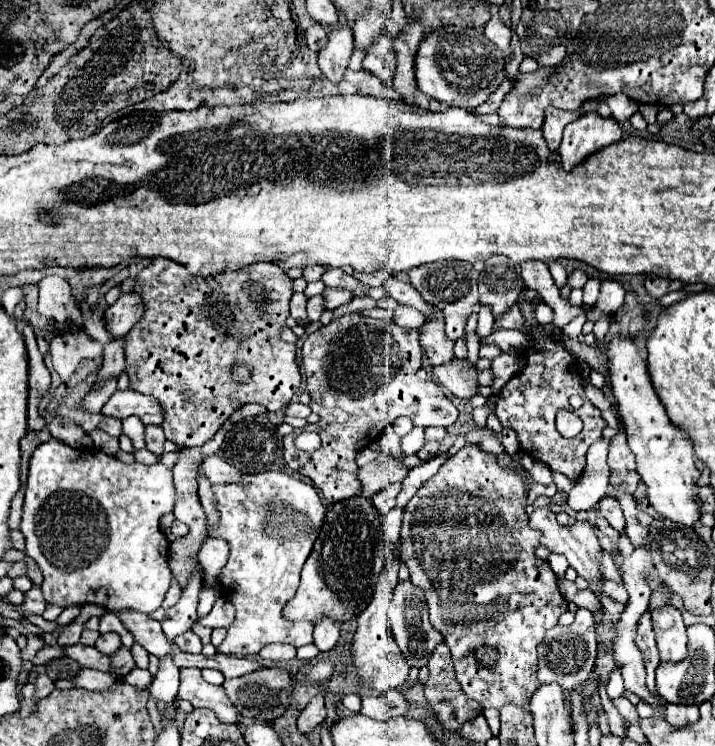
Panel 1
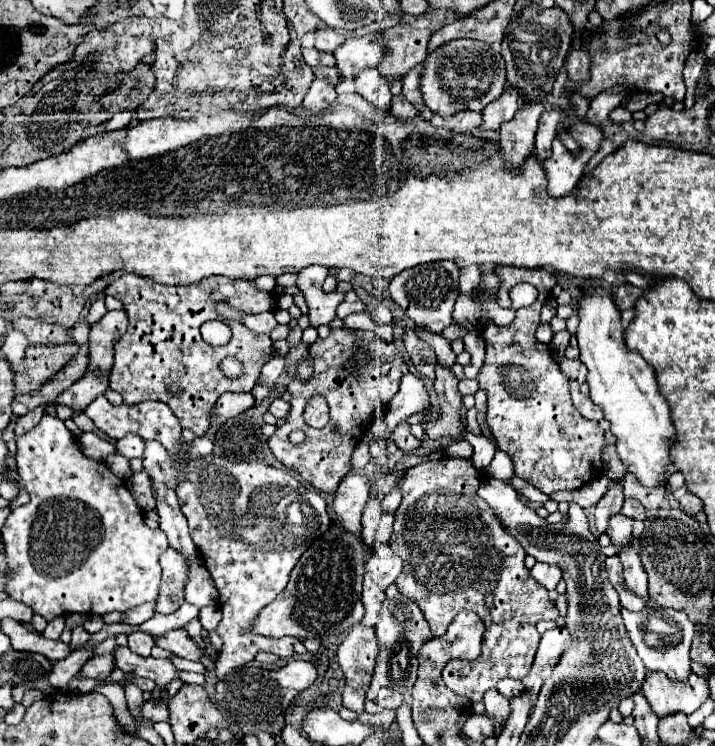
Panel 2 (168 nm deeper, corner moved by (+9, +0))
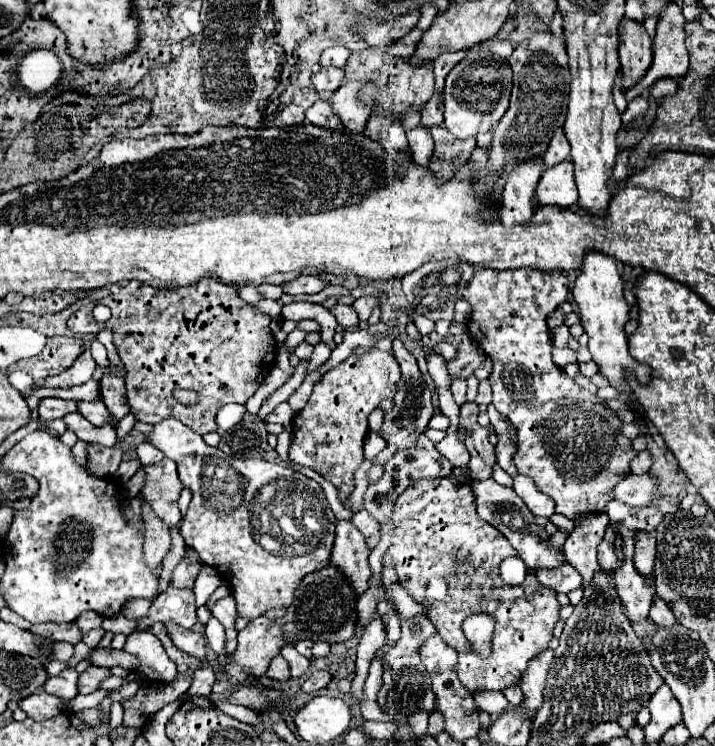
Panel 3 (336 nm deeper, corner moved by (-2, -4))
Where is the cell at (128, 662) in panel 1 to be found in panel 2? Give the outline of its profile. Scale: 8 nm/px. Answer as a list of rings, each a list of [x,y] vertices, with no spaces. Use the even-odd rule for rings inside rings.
[[[98,655],[86,661],[86,665],[80,669],[82,679],[108,679],[114,669],[112,655]]]

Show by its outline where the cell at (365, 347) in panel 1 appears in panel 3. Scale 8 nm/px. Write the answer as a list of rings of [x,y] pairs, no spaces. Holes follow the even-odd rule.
[[[371,347],[367,353],[351,353],[343,363],[329,369],[315,385],[307,405],[295,415],[293,445],[289,449],[289,461],[309,467],[333,483],[341,497],[351,495],[353,471],[365,459],[361,445],[367,437],[367,417],[379,403],[393,397],[401,381],[399,363],[389,351]]]

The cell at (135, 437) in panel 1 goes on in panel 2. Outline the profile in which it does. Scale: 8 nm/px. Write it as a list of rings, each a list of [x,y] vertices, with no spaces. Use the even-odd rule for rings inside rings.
[[[126,435],[124,439],[120,439],[116,443],[116,449],[120,455],[128,457],[128,459],[134,459],[134,457],[142,457],[144,453],[144,441],[138,439],[136,435]]]

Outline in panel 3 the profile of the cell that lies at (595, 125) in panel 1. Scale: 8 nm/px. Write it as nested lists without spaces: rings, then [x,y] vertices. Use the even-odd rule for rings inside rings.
[[[567,159],[563,163],[557,163],[545,169],[535,195],[539,205],[573,207],[579,199],[577,187],[573,181],[573,163]]]

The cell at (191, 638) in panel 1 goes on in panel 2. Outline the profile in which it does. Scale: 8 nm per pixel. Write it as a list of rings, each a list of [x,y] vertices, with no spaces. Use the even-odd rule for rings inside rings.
[[[174,629],[164,633],[162,637],[156,639],[154,643],[156,647],[162,647],[166,651],[172,651],[178,657],[184,657],[188,661],[200,661],[200,657],[204,655],[204,651],[192,641],[192,637],[188,635],[186,629]]]

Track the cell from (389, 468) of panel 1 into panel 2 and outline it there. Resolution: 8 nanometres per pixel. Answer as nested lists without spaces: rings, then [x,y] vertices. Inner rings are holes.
[[[348,473],[334,493],[332,521],[348,533],[360,535],[360,515],[370,495],[370,481],[358,473]]]

